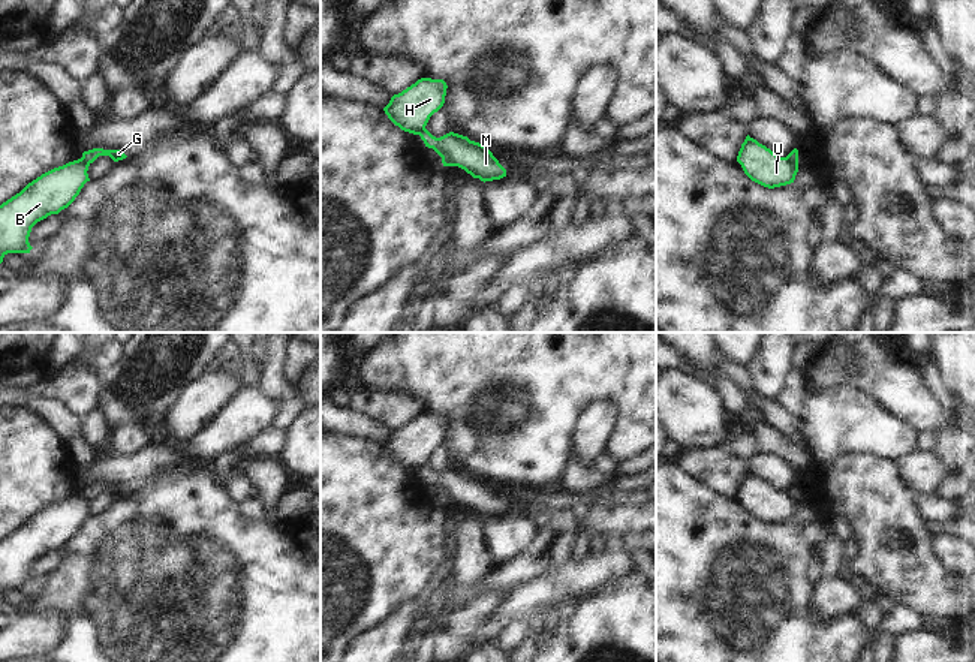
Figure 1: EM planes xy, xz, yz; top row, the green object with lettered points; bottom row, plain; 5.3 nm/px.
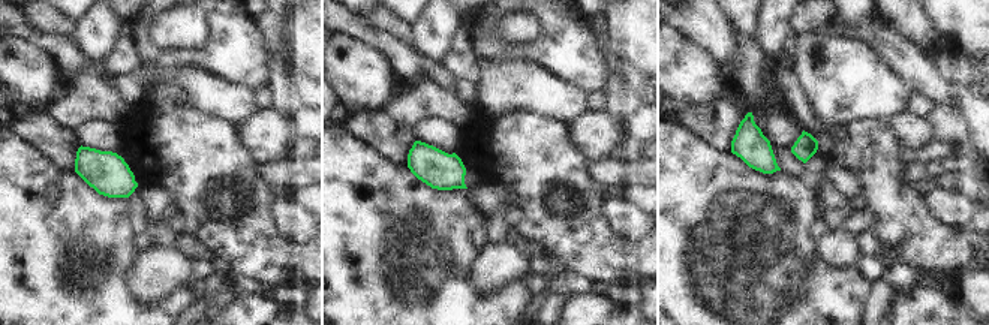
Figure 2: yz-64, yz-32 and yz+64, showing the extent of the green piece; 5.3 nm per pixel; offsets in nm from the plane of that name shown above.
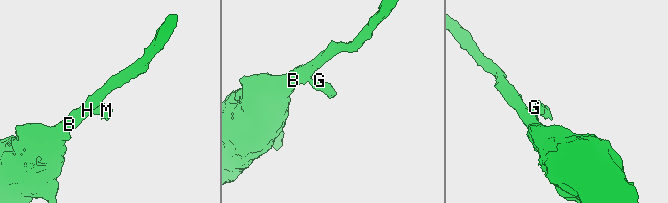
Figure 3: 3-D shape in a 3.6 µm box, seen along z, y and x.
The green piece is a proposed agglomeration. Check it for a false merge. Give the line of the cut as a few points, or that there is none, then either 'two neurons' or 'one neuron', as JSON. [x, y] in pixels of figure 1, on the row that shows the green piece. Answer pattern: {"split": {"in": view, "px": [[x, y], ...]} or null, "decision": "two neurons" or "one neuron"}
{"split": {"in": "xy", "px": [[81, 158], [89, 165]]}, "decision": "two neurons"}

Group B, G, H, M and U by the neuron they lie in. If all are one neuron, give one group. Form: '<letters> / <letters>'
B H U / G M

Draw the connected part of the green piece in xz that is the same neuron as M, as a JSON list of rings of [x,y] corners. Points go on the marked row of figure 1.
[[[424,129],[419,136],[425,147],[433,148],[442,157],[443,166],[458,166],[484,183],[506,177],[506,169],[487,145],[454,132],[436,138]]]

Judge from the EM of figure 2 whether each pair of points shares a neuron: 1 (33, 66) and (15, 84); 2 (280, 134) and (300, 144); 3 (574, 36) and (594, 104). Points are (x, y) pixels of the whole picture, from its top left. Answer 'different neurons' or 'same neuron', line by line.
1: same neuron
2: different neurons
3: different neurons

